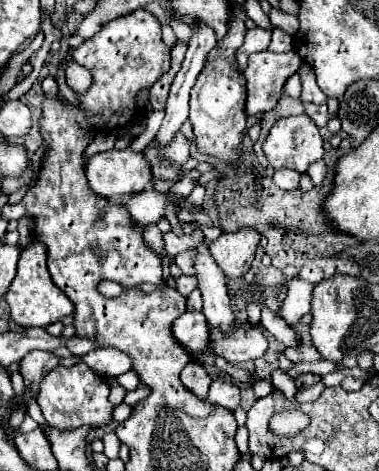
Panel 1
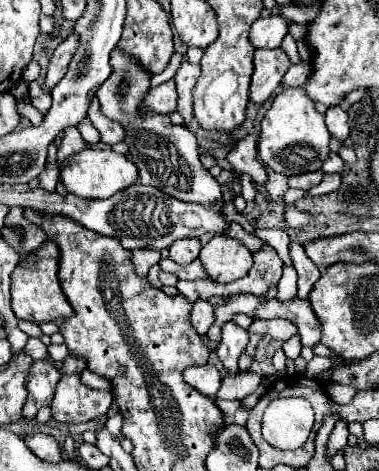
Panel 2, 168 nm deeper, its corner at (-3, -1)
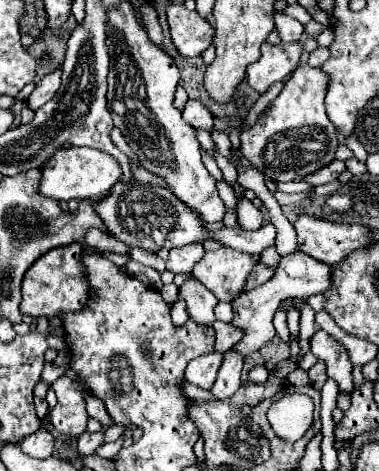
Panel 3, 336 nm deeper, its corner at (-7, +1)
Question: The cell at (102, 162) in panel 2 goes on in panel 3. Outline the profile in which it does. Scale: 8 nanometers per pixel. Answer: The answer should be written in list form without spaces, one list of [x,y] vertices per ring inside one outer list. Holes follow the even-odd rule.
[[[62,148],[58,150],[42,168],[42,180],[40,180],[40,194],[54,198],[58,202],[68,200],[86,200],[96,198],[102,194],[108,194],[110,188],[122,180],[122,168],[116,158],[102,150],[94,148]]]

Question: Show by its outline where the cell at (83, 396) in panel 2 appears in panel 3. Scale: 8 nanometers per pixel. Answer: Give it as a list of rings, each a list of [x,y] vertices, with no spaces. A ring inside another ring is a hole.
[[[62,376],[56,382],[52,382],[52,390],[56,392],[58,398],[56,408],[48,414],[52,426],[68,438],[78,438],[86,430],[88,422],[86,414],[86,396],[90,394],[88,388],[82,382]]]

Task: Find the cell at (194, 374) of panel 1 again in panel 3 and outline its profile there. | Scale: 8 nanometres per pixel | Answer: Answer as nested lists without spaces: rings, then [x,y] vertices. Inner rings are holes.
[[[212,352],[200,358],[194,358],[188,366],[186,366],[186,382],[200,386],[204,390],[210,390],[216,382],[216,374],[218,368],[222,364],[222,354],[220,352]]]

